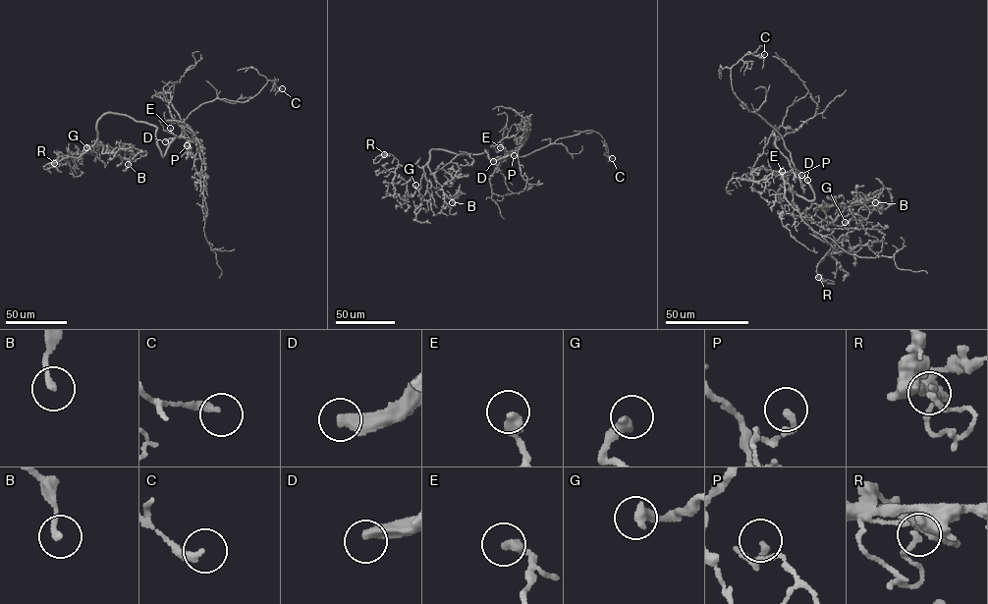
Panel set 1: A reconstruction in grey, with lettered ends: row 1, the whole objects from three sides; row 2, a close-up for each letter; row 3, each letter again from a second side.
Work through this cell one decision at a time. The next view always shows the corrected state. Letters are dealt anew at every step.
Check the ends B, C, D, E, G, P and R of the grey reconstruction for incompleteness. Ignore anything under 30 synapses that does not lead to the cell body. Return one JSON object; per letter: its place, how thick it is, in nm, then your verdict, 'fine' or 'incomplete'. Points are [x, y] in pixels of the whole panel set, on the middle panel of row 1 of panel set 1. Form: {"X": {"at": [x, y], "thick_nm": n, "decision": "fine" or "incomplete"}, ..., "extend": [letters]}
{"B": {"at": [452, 202], "thick_nm": 200, "decision": "fine"}, "C": {"at": [612, 158], "thick_nm": 240, "decision": "fine"}, "D": {"at": [493, 161], "thick_nm": 400, "decision": "incomplete"}, "E": {"at": [500, 147], "thick_nm": 360, "decision": "fine"}, "G": {"at": [415, 185], "thick_nm": 400, "decision": "fine"}, "P": {"at": [514, 155], "thick_nm": 200, "decision": "fine"}, "R": {"at": [384, 154], "thick_nm": 160, "decision": "fine"}, "extend": ["D"]}

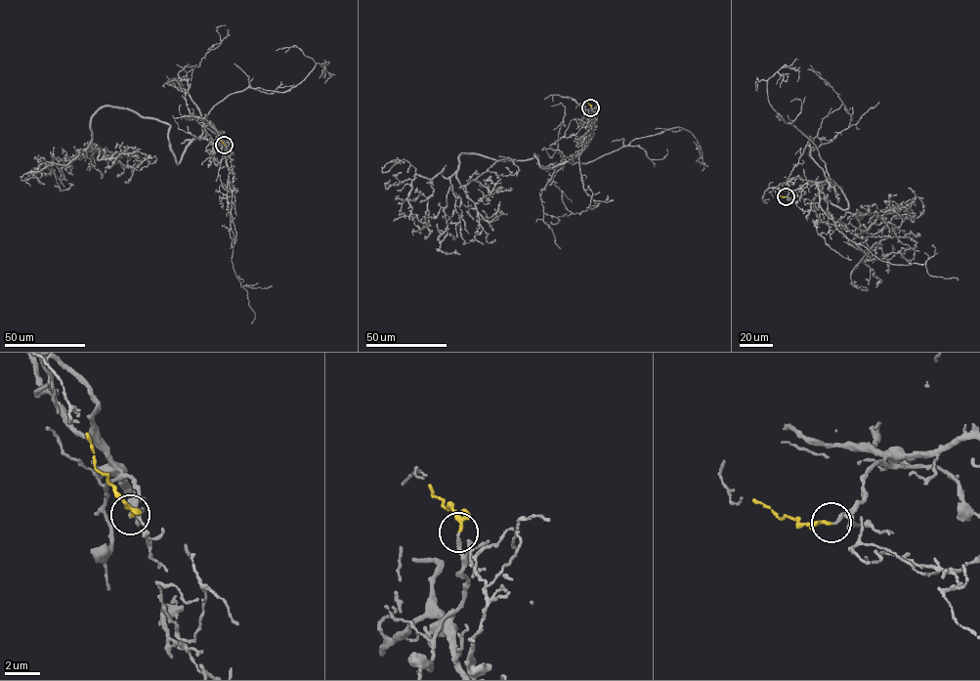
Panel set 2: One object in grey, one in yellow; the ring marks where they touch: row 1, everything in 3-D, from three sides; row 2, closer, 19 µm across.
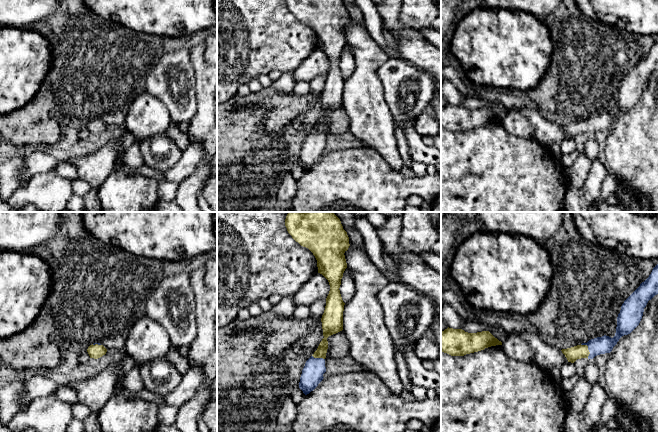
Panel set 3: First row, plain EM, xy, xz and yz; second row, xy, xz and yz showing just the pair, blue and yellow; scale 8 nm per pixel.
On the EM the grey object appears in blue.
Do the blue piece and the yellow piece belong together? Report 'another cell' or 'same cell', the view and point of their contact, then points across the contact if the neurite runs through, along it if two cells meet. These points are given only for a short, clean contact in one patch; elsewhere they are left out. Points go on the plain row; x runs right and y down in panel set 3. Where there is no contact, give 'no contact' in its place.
same cell; meets blue in yz at (588, 125); runs through yz (600, 121), (588, 125), (580, 127)

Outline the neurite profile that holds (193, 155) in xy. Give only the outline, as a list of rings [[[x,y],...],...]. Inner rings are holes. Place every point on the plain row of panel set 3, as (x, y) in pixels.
[[[190,143],[188,148],[182,152],[179,161],[171,168],[163,171],[166,180],[180,184],[187,176],[191,175],[198,164],[205,158],[201,145]]]

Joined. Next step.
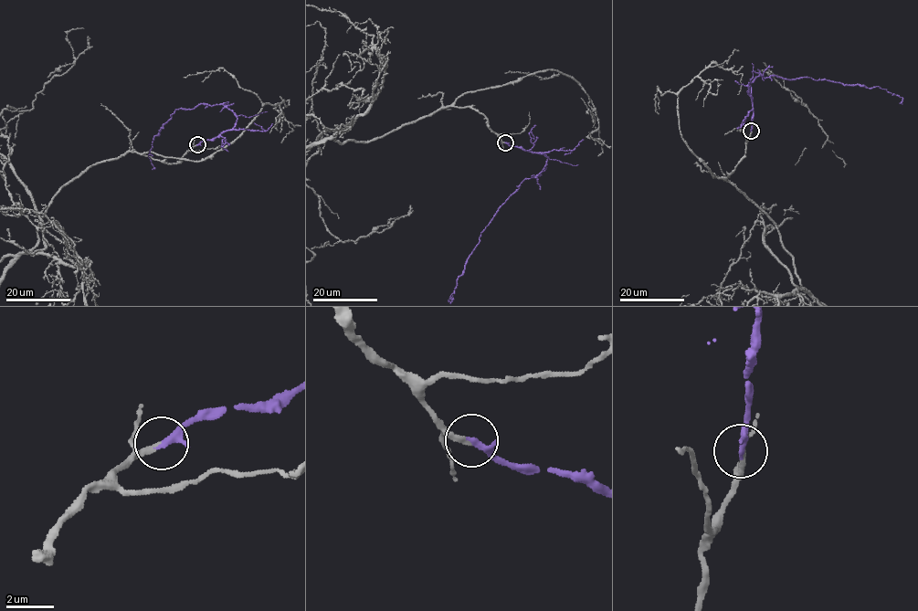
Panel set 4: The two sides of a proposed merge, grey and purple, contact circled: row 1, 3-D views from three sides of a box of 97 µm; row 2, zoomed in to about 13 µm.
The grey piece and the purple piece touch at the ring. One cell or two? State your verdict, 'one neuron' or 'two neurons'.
one neuron

